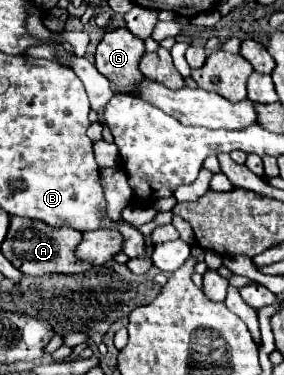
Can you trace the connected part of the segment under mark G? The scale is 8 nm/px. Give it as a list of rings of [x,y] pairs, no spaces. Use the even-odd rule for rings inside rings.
[[[127,27],[105,31],[95,51],[95,67],[113,83],[115,91],[131,93],[143,79],[139,71],[139,59],[143,51],[143,41]]]

